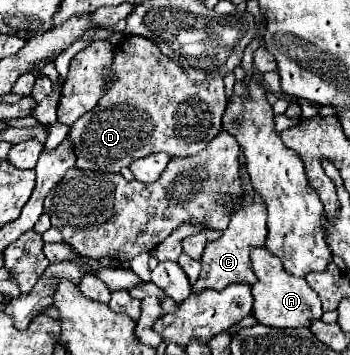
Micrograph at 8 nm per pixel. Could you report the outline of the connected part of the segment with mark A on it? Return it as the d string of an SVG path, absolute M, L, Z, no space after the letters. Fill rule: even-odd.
M266 247L252 251L252 267L258 277L258 283L252 285L252 295L254 295L252 317L258 323L268 327L288 329L288 327L308 327L314 319L322 317L318 293L306 283L306 279L294 279L294 275L286 273L282 261L274 257Z

